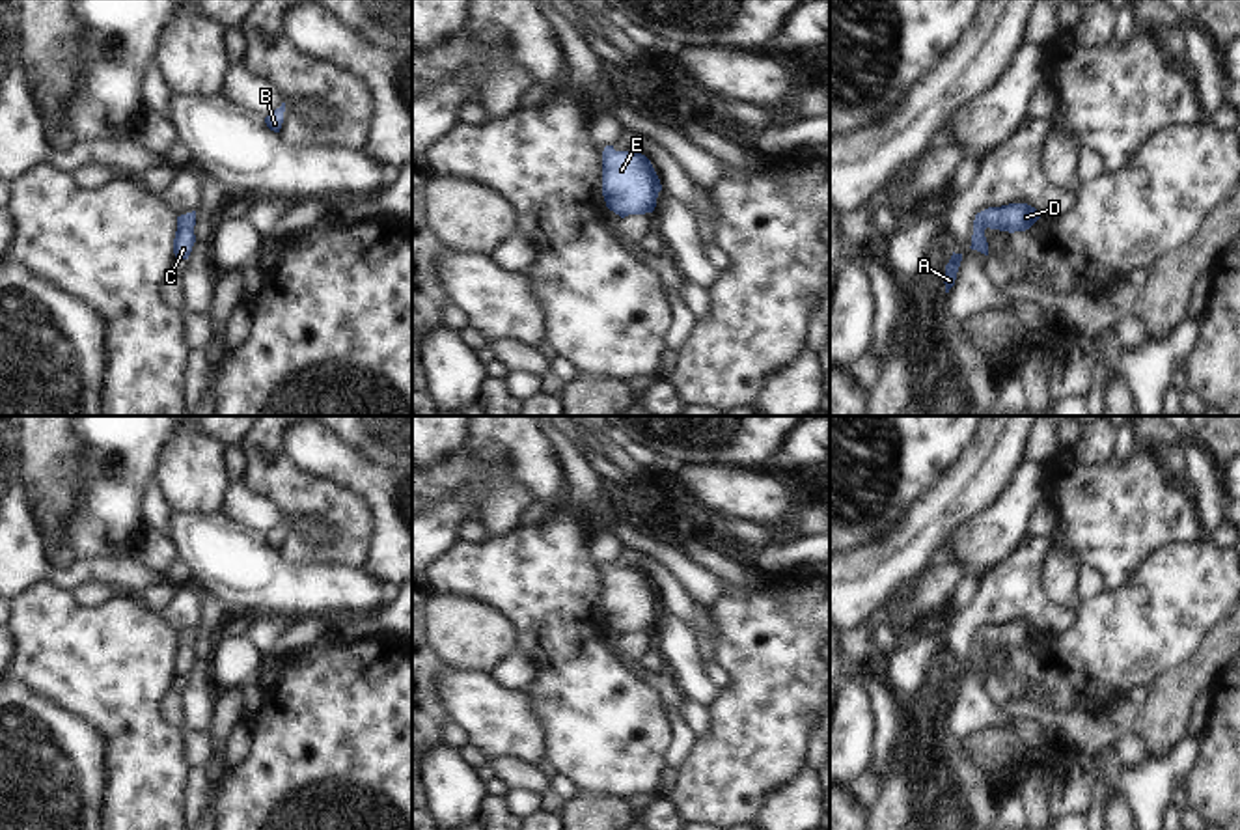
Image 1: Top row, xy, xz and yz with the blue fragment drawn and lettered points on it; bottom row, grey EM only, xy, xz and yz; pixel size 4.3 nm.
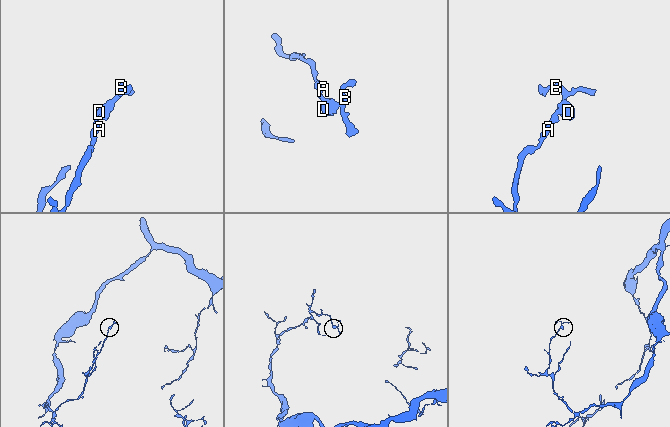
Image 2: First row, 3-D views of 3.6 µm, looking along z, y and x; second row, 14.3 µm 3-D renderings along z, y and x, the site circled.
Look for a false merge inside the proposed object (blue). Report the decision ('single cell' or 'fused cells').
single cell

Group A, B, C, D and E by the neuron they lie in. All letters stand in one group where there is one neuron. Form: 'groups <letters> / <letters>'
groups A B C D E

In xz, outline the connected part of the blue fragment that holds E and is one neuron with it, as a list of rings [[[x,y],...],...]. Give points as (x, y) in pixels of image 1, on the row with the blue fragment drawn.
[[[604,147],[602,196],[610,211],[621,218],[653,213],[660,190],[660,179],[645,155]]]

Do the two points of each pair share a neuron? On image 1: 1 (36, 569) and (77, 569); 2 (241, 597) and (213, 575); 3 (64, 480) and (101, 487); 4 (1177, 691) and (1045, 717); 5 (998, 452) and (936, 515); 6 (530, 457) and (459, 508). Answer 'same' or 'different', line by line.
1: same
2: same
3: different
4: same
5: same
6: same

